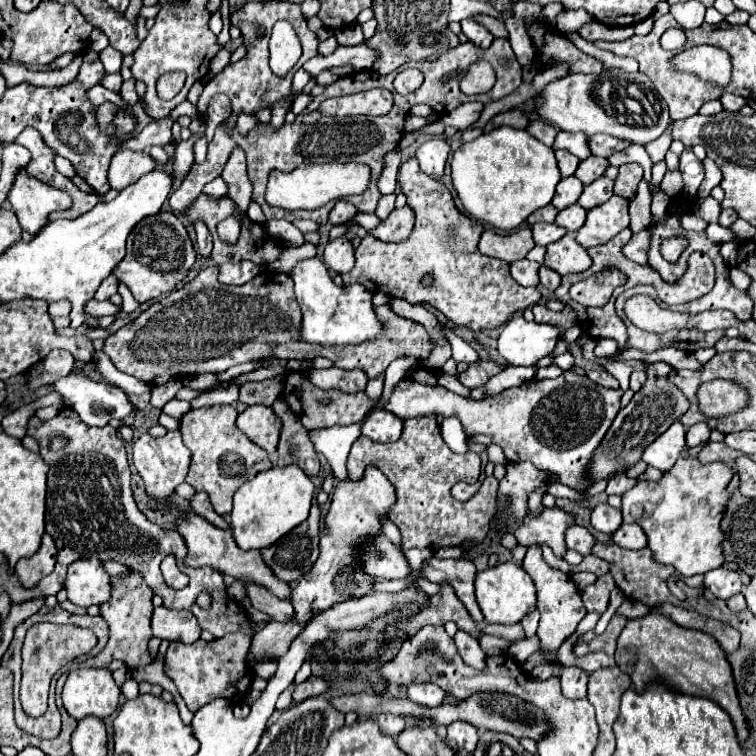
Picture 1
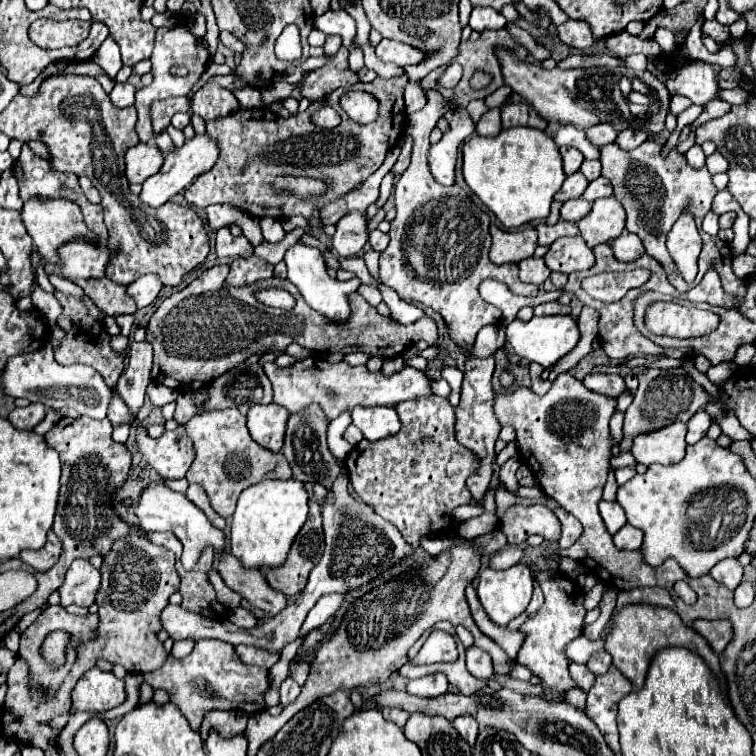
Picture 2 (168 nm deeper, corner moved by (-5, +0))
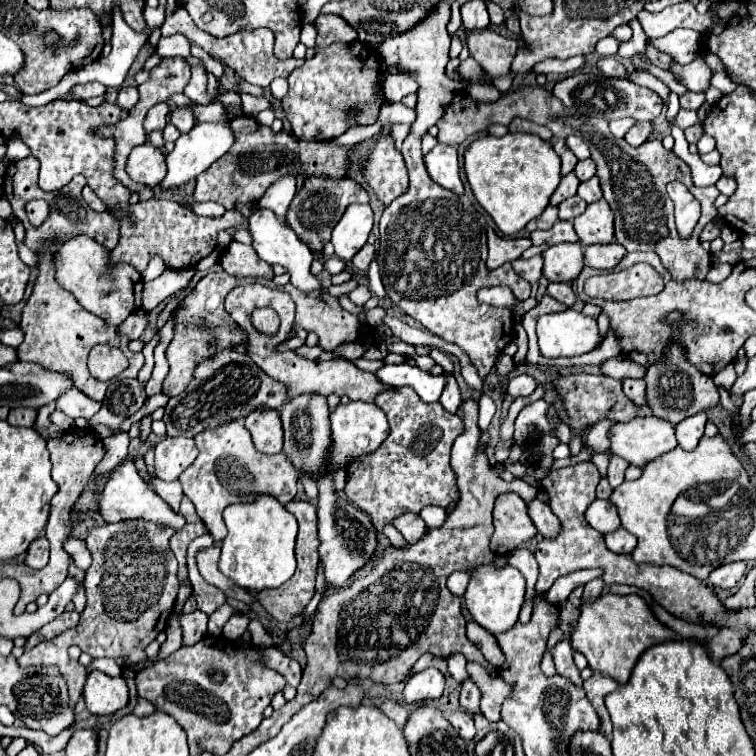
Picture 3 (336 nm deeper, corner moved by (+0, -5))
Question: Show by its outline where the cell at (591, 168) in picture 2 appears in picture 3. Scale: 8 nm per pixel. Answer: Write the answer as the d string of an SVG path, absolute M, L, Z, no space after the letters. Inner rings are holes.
M588 158L588 160L582 160L582 162L578 162L576 164L576 168L574 168L574 174L578 176L578 180L590 180L594 174L596 174L596 164Z

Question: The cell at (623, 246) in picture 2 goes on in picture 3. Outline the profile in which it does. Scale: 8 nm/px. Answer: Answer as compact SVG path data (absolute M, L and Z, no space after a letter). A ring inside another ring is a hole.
M592 244L584 250L584 264L592 268L614 268L622 258L626 256L626 250L620 248L620 244Z

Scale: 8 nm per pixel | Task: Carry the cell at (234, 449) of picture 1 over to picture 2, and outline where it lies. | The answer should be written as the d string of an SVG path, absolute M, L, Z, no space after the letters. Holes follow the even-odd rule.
M239 409L225 411L205 411L205 415L193 417L185 425L189 437L195 443L195 461L187 471L187 481L197 483L205 489L211 507L223 517L231 517L235 511L237 497L243 489L263 481L263 479L291 479L291 467L283 453L273 453L261 449L249 435L245 427L245 417Z

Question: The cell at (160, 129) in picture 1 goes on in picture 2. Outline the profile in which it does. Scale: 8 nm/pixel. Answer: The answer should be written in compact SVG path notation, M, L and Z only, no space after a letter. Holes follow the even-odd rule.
M171 97L171 99L155 99L151 103L151 123L153 123L153 131L159 133L165 129L165 125L169 125L171 117L177 111L187 111L191 105L189 97Z

